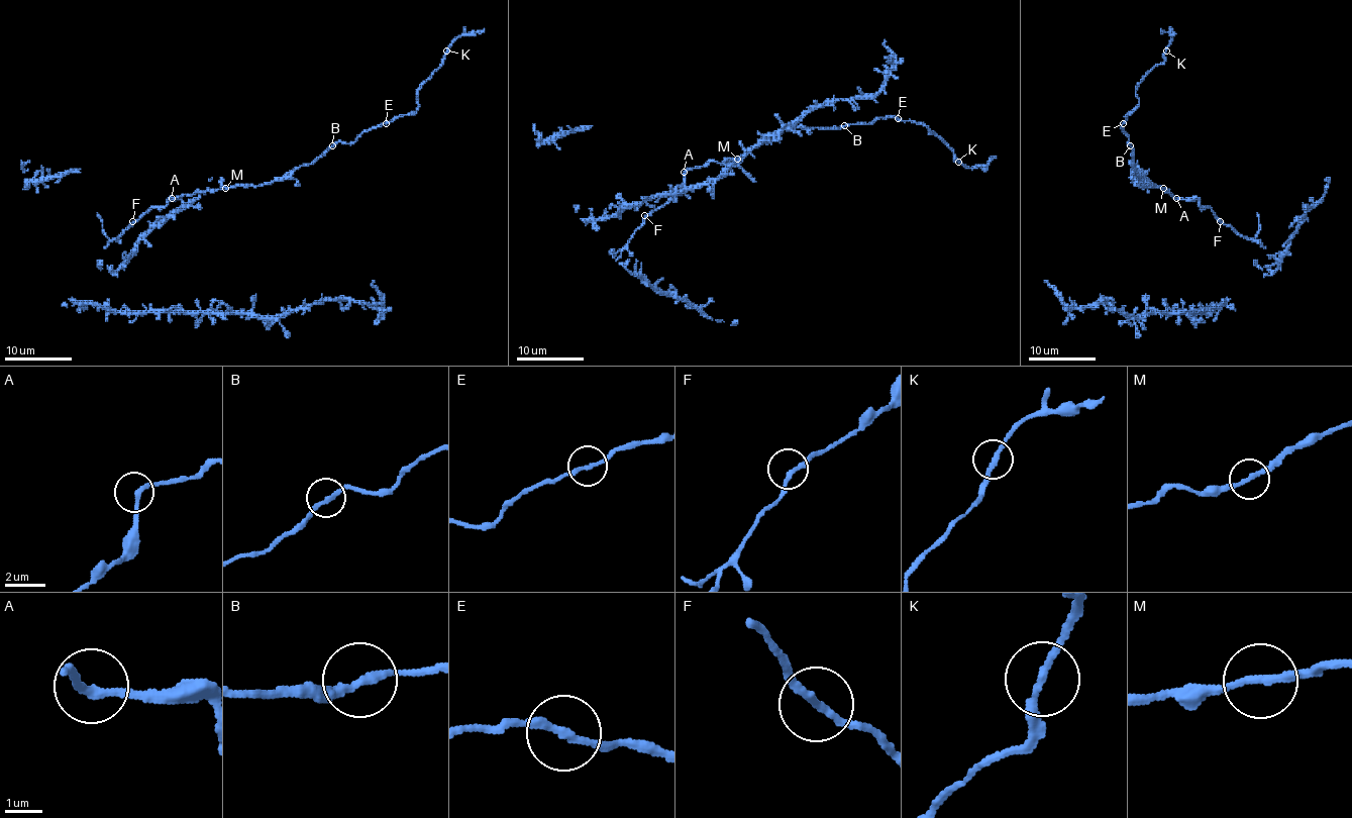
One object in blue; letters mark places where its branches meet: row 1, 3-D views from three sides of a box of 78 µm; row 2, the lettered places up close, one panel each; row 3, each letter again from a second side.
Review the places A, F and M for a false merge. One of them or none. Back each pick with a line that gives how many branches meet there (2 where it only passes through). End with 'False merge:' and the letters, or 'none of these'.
False merge: none of these

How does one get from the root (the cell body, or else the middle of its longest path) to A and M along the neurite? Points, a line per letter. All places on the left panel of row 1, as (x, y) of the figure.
A: (141, 216), (152, 208), (163, 208), (172, 198)
M: (141, 216), (152, 208), (163, 208), (177, 196), (225, 188)

